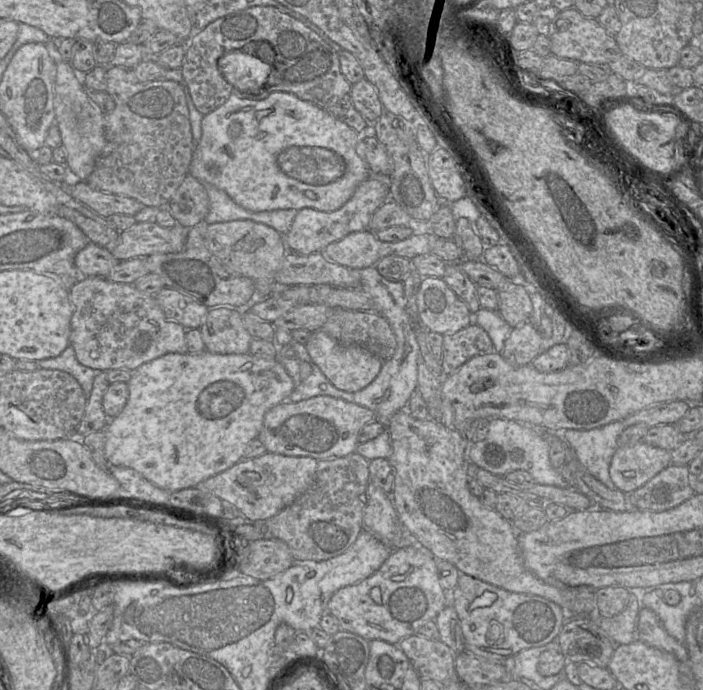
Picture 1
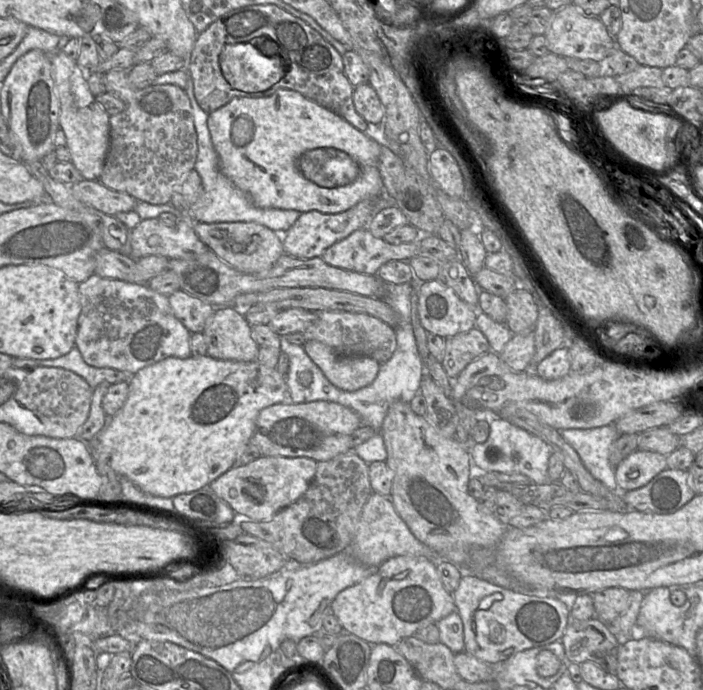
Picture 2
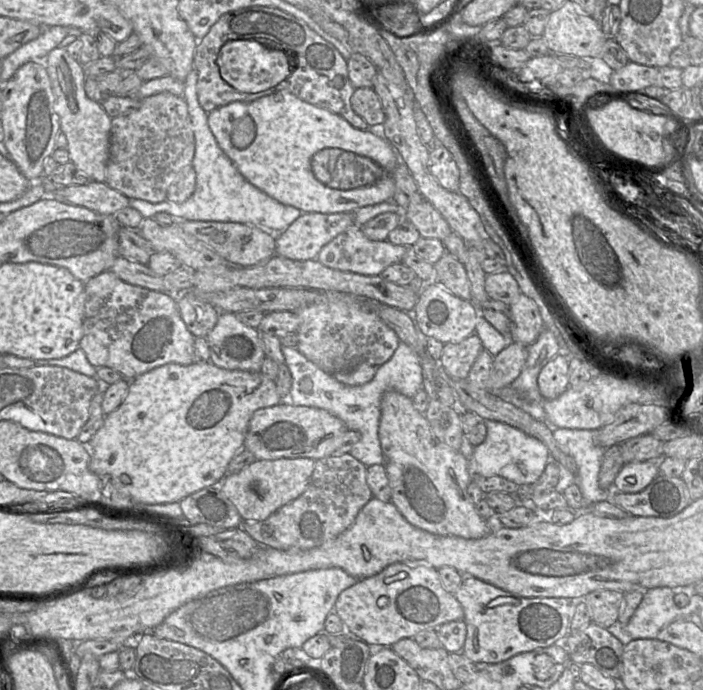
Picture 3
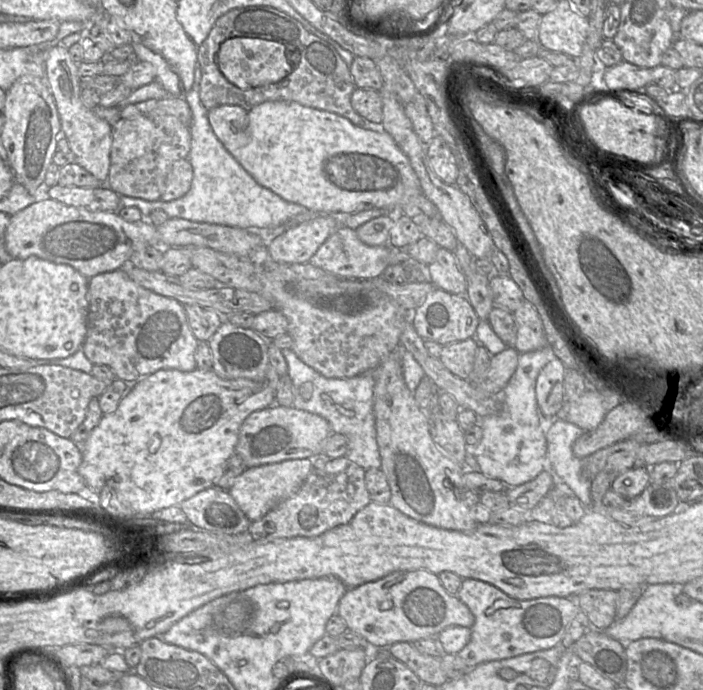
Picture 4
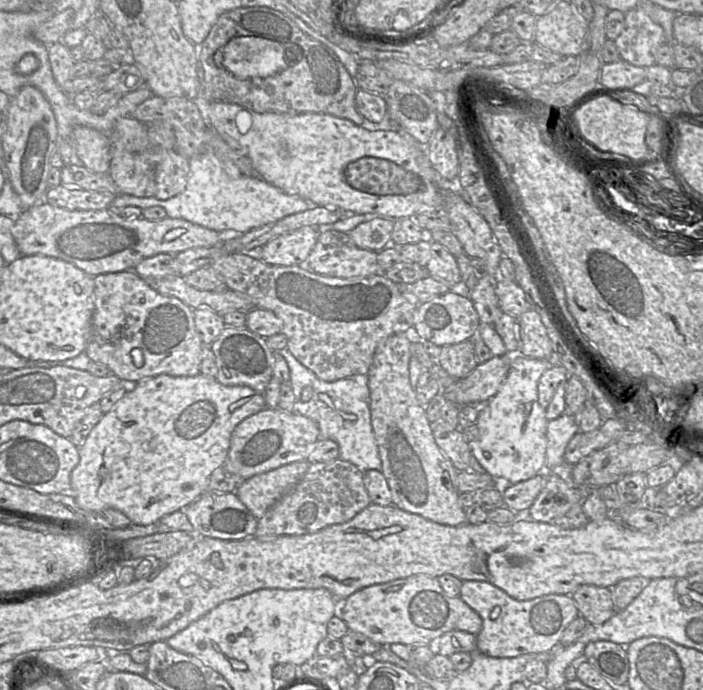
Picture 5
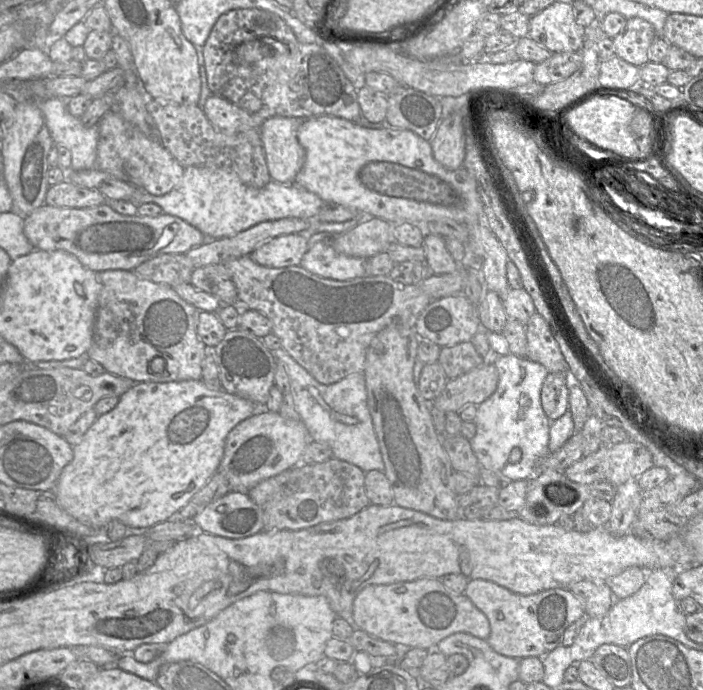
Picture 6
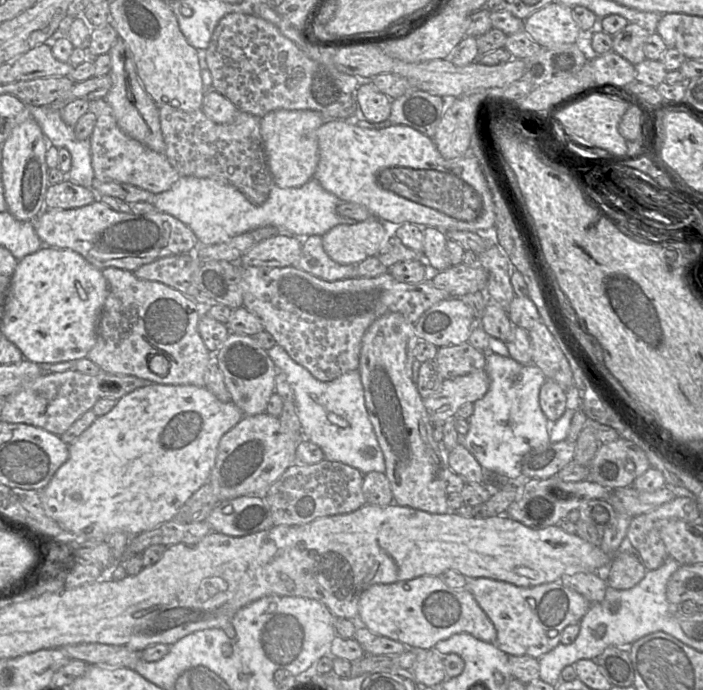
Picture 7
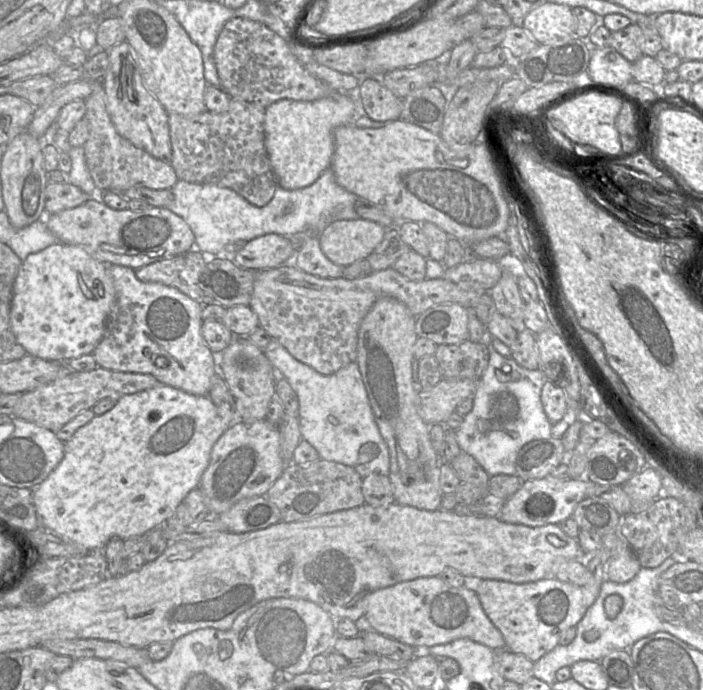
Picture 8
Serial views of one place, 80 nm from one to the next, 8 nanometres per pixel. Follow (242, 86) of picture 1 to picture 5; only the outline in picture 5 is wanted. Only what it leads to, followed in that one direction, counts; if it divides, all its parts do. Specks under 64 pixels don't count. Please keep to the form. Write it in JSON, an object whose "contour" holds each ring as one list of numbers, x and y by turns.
{"contour":[[233,37,222,54,222,66,238,79,268,77,290,66,286,49,262,37]]}

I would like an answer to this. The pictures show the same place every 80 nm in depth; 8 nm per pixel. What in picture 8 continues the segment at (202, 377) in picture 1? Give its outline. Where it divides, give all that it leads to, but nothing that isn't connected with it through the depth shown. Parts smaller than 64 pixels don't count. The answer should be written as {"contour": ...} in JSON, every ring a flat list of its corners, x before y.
{"contour":[[163,385,134,394,122,396,114,407,102,415,95,417,86,425,79,428,70,440,65,442,64,457,55,469,41,484,33,489,34,505,42,527,47,528,64,540,85,547,88,551,101,551,112,538,126,540,142,535,164,524,173,514,180,502,194,488,198,487,210,461,214,444,233,422,222,417,208,395,192,395,180,389]]}

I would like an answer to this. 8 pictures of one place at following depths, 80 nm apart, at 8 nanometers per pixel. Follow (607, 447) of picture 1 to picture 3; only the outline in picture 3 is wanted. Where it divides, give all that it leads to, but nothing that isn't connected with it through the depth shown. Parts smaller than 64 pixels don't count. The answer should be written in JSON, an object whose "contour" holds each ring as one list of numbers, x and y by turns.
{"contour":[[553,428,553,436,560,449,565,454,571,456,576,462,575,483,579,486,585,503,593,505,597,502,608,500,615,492,614,483,610,489,603,489,599,486,598,479,605,448,595,444,594,431,591,429]]}

